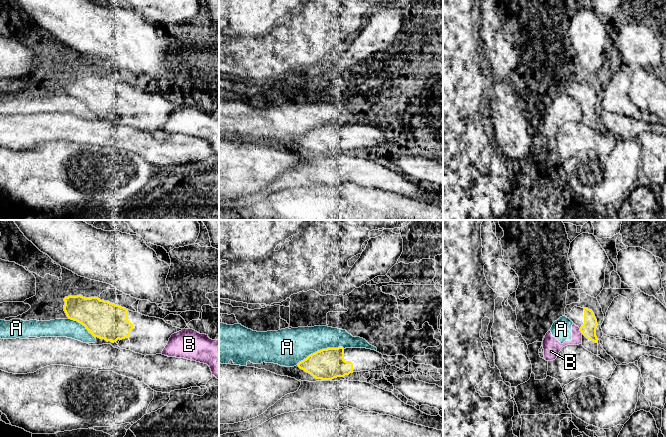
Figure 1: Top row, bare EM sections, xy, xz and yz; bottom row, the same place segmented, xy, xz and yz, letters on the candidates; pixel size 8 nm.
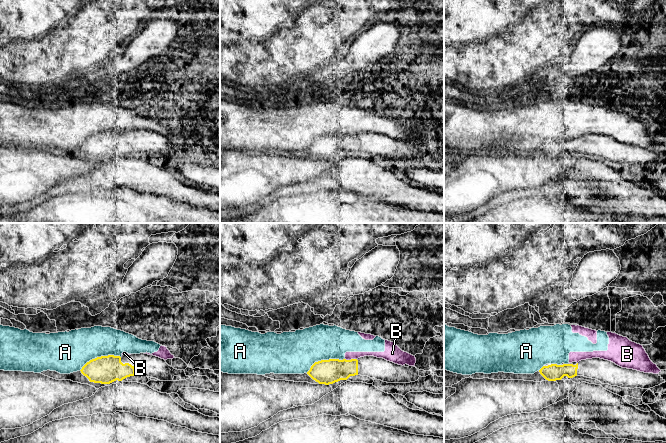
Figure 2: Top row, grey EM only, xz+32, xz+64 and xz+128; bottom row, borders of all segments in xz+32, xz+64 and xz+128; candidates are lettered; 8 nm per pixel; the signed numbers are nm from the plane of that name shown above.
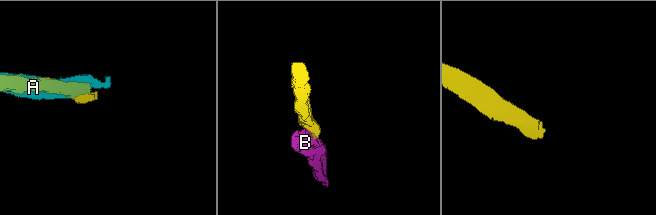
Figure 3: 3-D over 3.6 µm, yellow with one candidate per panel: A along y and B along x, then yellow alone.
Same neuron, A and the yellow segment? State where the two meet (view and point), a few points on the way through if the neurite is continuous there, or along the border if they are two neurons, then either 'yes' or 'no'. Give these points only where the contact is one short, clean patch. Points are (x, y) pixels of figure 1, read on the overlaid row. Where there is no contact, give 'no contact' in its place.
meets yellow in xz at (320, 350); no

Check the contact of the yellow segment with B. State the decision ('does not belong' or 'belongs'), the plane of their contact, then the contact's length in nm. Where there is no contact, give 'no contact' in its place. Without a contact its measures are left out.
does not belong; meets yellow in yz; contact 50 nm long

